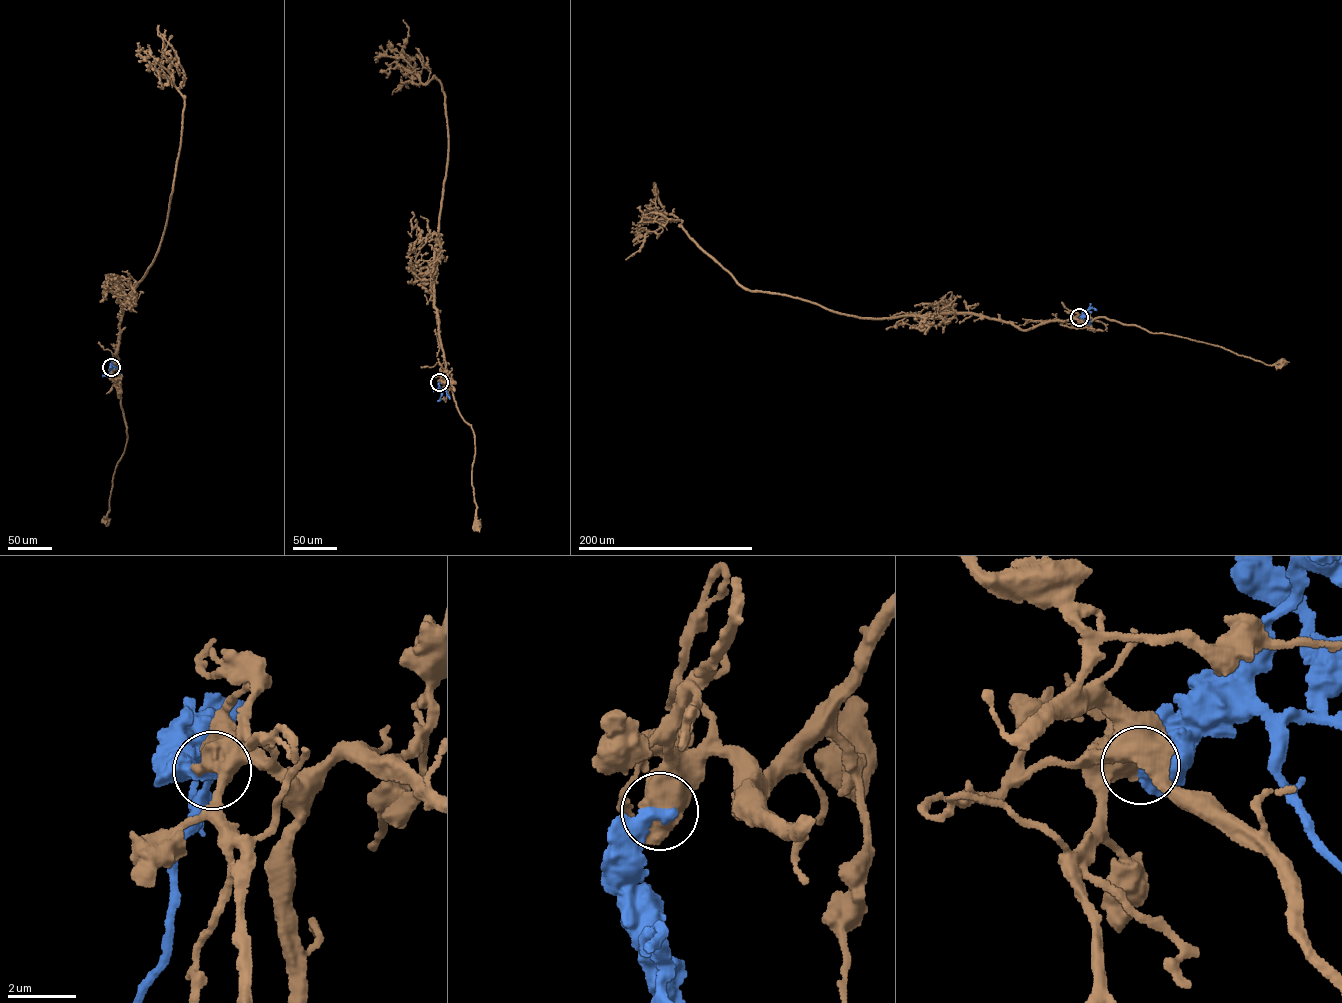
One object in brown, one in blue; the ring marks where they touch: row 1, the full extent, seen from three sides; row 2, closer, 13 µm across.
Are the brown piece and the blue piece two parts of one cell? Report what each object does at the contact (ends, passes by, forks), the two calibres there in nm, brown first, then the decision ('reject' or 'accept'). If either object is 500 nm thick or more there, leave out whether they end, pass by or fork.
850/440 nm | accept

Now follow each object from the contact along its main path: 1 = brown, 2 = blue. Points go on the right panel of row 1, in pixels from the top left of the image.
1: (1079, 317), (1085, 325), (1087, 321), (1106, 318), (1152, 332), (1219, 346), (1267, 365), (1282, 362)
2: (1079, 317), (1091, 308), (1096, 310)

